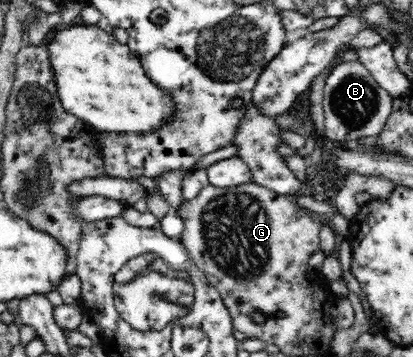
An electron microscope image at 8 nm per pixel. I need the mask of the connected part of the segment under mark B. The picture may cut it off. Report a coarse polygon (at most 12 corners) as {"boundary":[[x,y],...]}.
{"boundary":[[359,61],[324,86],[324,134],[378,136],[394,99]]}

